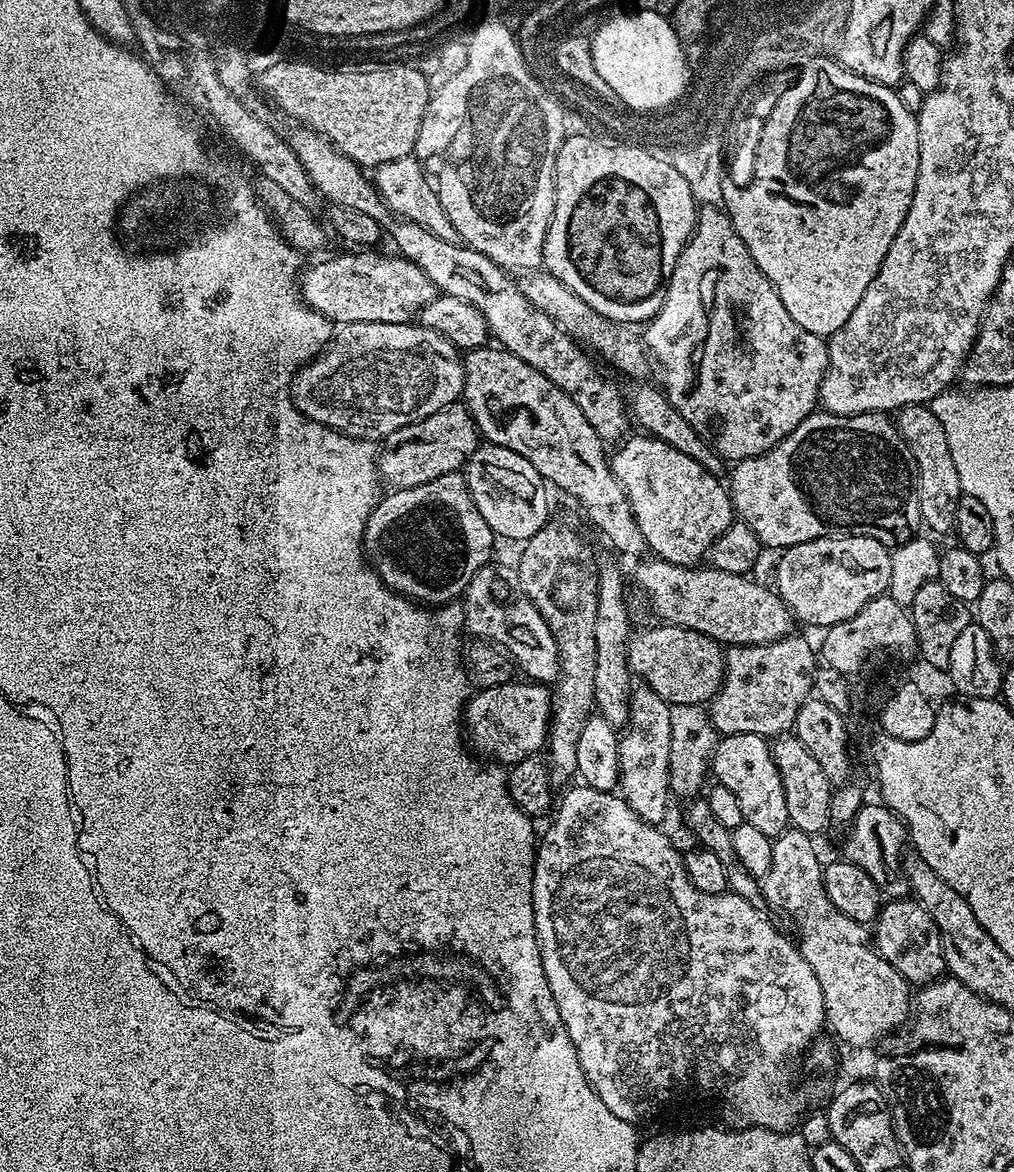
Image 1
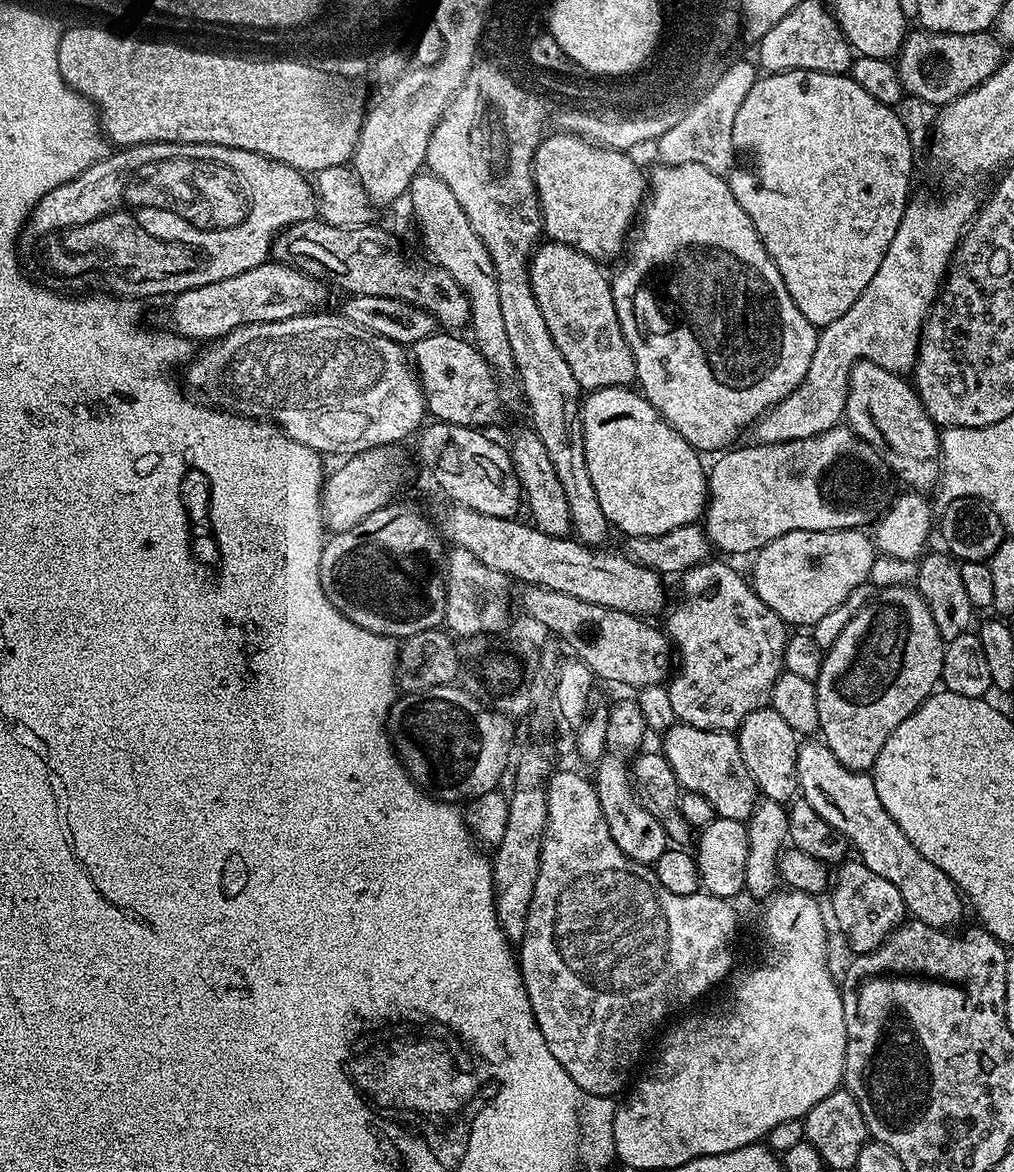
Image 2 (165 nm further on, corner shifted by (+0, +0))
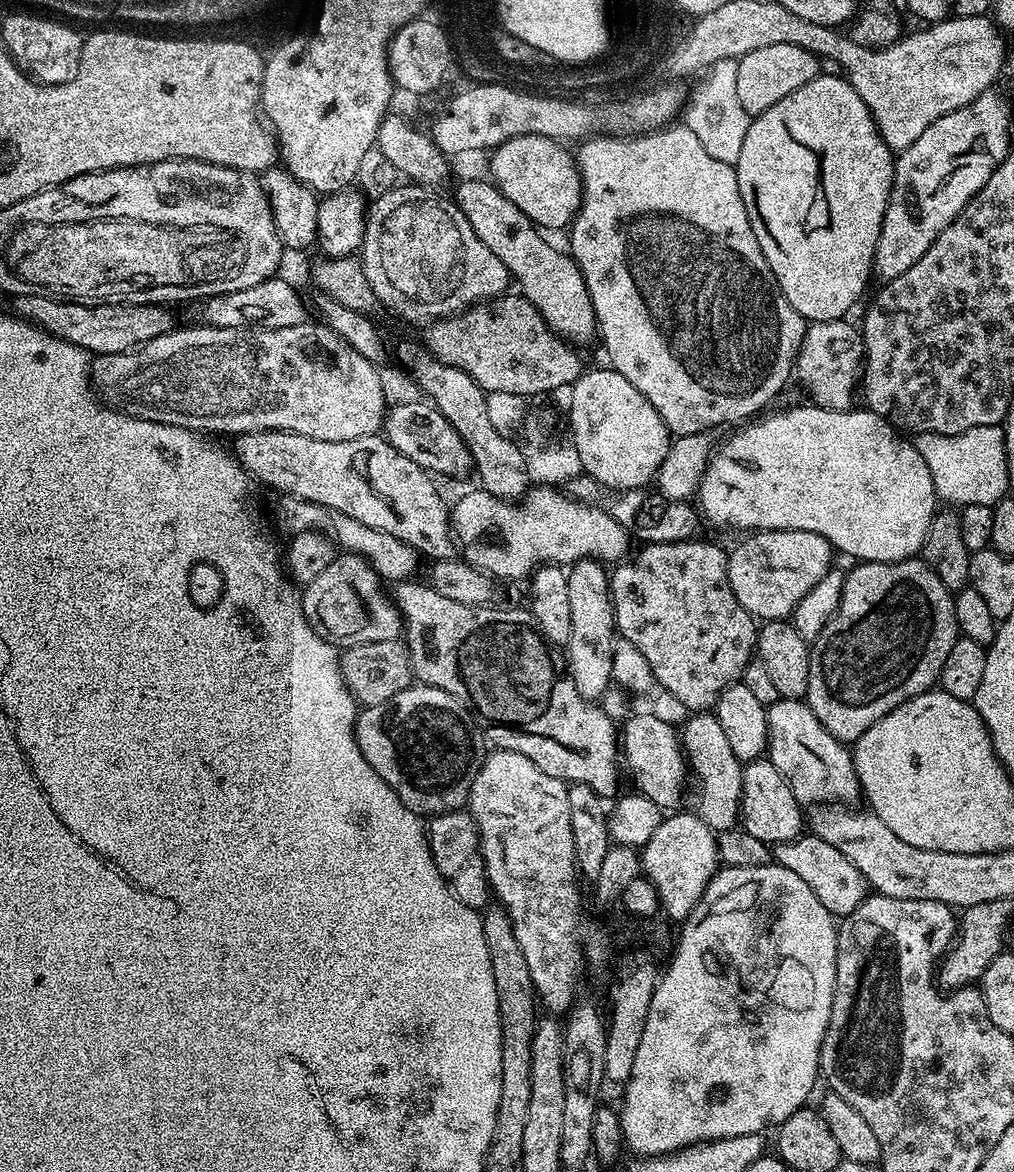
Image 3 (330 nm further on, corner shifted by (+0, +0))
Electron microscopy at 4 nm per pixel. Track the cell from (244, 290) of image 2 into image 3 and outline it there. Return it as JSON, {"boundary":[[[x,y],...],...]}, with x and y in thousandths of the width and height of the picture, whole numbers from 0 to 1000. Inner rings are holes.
{"boundary":[[[17,253],[14,259],[15,269],[21,273],[29,273],[31,276],[37,277],[57,289],[95,304],[123,300],[132,295],[148,292],[148,288],[156,288],[170,282],[176,276],[176,273],[170,270],[171,264],[160,259],[83,260],[41,253]]]}

